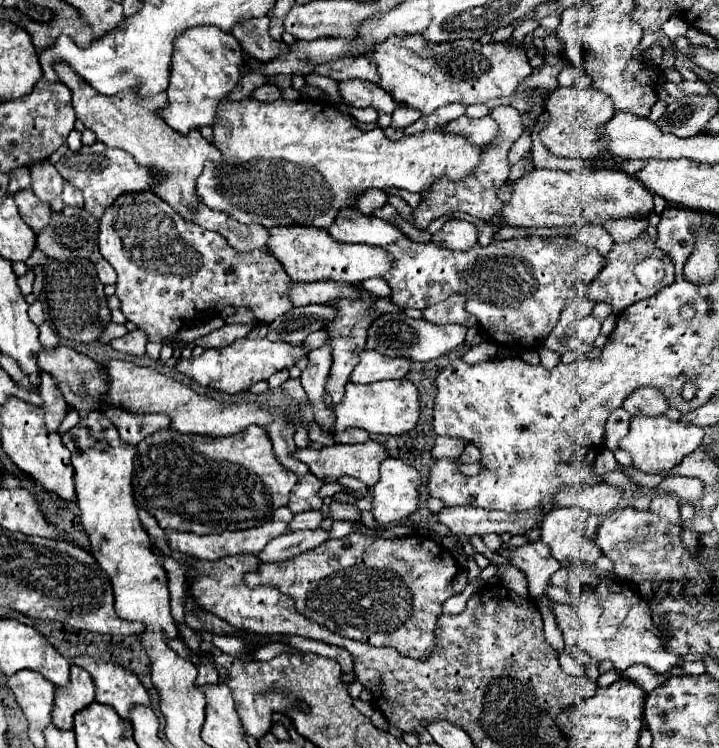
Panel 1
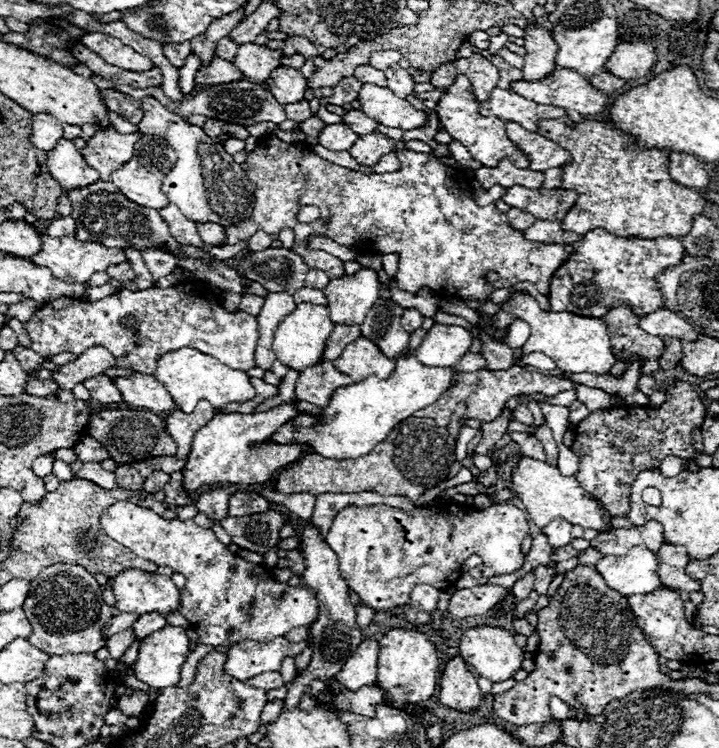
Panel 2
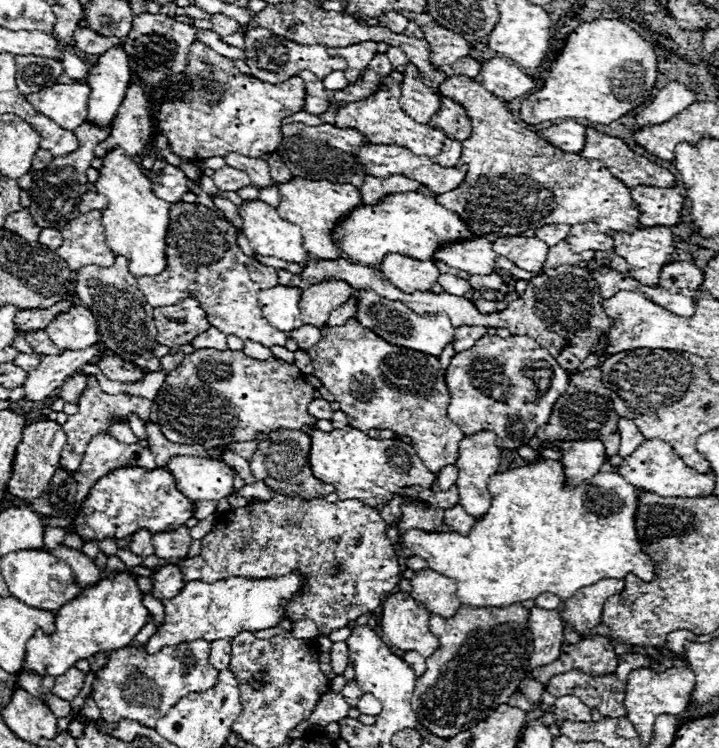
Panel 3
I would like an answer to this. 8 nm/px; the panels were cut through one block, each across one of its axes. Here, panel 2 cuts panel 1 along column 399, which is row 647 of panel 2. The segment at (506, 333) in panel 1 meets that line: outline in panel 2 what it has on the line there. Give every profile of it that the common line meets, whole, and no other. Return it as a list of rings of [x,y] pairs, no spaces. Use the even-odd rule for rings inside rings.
[[[278,638],[278,640],[272,640],[270,644],[258,644],[258,642],[250,642],[250,640],[244,640],[244,642],[236,642],[232,644],[228,650],[226,650],[226,664],[224,664],[224,672],[234,676],[236,680],[248,680],[248,678],[254,678],[262,672],[278,672],[280,670],[280,664],[284,660],[284,656],[298,656],[308,644],[294,644],[294,642],[288,642],[286,638]]]

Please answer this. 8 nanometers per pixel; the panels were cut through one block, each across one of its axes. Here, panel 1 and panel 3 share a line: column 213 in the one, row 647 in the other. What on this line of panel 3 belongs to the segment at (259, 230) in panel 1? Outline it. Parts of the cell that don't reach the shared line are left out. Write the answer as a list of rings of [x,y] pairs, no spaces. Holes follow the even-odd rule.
[[[214,640],[210,642],[210,664],[218,670],[226,670],[230,664],[230,642],[228,640]]]

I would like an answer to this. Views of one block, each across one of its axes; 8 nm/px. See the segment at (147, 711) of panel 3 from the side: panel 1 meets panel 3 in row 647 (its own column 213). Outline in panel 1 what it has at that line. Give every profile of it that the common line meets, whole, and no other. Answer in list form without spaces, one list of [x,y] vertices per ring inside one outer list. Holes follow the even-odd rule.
[[[246,98],[224,106],[224,122],[214,128],[214,146],[224,154],[226,162],[220,170],[214,166],[204,168],[196,184],[196,194],[208,208],[226,212],[240,224],[262,224],[266,228],[326,228],[330,226],[340,206],[352,206],[356,202],[350,198],[350,192],[362,194],[368,188],[404,188],[408,192],[422,192],[444,176],[452,182],[472,176],[482,160],[480,146],[472,144],[466,136],[460,134],[424,132],[392,142],[380,128],[362,132],[352,124],[350,114],[338,110],[336,106],[330,106],[328,102],[290,102],[284,98],[278,98],[276,102]]]

